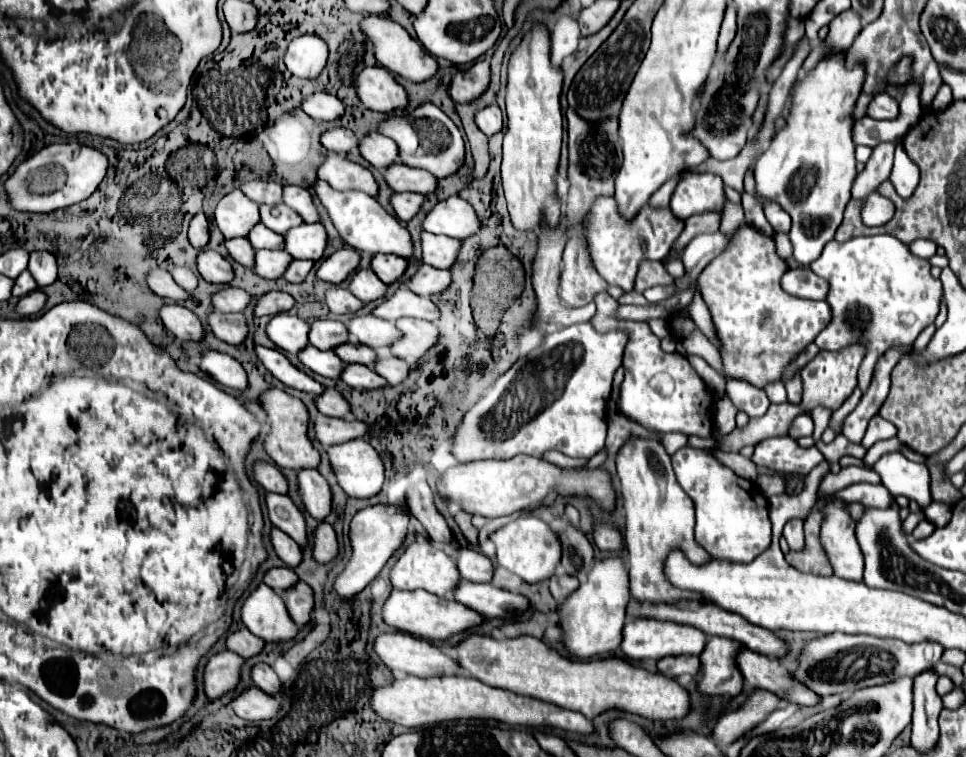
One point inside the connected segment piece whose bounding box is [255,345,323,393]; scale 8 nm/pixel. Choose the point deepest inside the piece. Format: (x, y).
(275, 362)

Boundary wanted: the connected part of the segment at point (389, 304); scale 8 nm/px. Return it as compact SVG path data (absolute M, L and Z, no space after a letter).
M405 287L397 289L389 299L385 299L381 305L377 305L371 313L375 317L387 319L387 321L397 321L399 317L417 317L417 319L437 321L437 317L439 317L439 309L431 299L419 297Z

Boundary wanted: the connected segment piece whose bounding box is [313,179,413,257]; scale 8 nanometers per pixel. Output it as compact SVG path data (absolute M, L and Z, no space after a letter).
M317 179L313 183L313 189L321 201L321 205L327 209L329 219L333 221L335 229L339 231L341 239L351 245L353 249L365 251L365 253L395 253L401 257L409 257L413 253L413 245L411 245L411 235L405 227L399 225L399 221L389 215L375 197L361 193L359 189L349 189L349 191L337 191L331 185L327 185L327 181Z

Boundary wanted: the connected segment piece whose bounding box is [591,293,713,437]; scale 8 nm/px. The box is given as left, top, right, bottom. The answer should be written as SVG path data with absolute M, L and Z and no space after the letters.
M607 293L603 297L595 297L597 315L591 321L595 329L627 329L629 343L623 355L625 379L621 383L621 399L619 411L627 415L631 421L643 425L645 429L659 433L683 433L697 437L711 437L713 433L713 393L707 391L707 385L689 365L685 355L681 353L665 353L659 345L659 337L655 337L647 323L635 321L615 321L613 313L619 305Z

